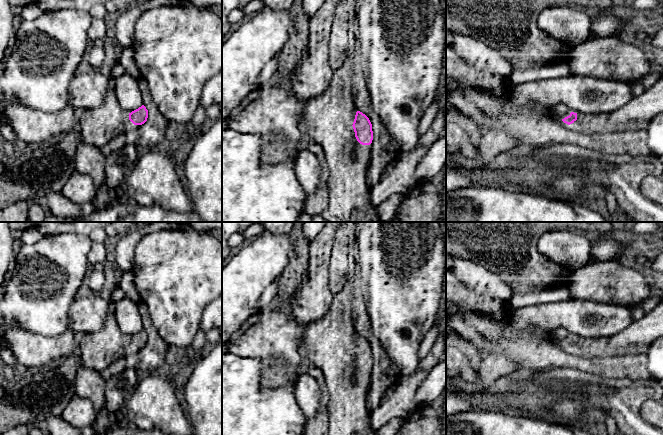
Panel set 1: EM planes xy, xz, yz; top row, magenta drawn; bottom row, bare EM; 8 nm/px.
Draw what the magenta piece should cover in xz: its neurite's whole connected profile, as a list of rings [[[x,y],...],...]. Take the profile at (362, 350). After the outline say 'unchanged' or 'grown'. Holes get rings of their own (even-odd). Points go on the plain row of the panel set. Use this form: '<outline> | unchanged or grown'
[[[347,283],[342,290],[333,295],[329,312],[321,319],[308,324],[305,328],[304,346],[306,358],[314,367],[319,368],[324,376],[325,384],[329,391],[327,415],[329,428],[324,435],[376,435],[369,428],[370,412],[366,408],[367,393],[370,386],[370,368],[373,364],[372,348],[369,342],[358,335],[353,327],[351,318],[351,295],[352,285]]] | grown

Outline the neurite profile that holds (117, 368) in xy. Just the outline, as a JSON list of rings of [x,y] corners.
[[[121,358],[111,365],[109,365],[105,370],[101,372],[101,376],[106,380],[109,380],[115,375],[122,375],[124,370],[126,369],[126,361],[125,358]]]

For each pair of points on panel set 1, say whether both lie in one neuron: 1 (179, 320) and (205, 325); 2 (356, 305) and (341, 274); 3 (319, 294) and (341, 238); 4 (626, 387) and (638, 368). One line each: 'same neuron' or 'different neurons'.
1: different neurons
2: different neurons
3: different neurons
4: different neurons

